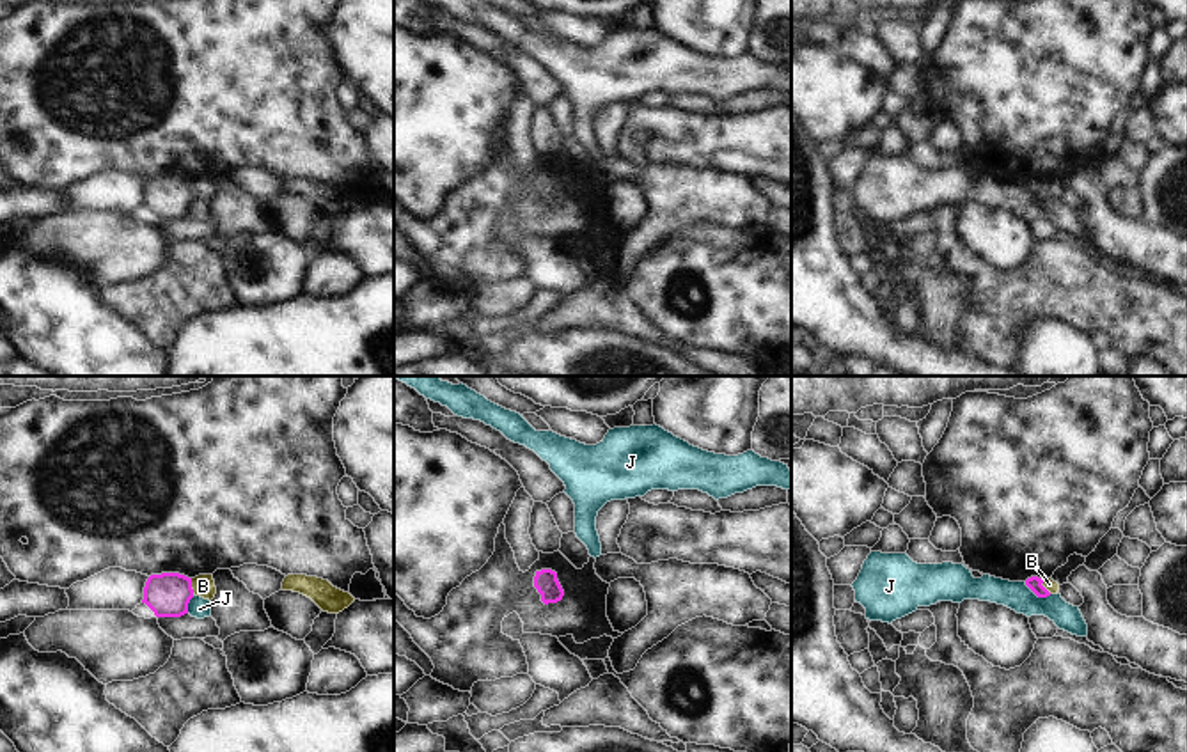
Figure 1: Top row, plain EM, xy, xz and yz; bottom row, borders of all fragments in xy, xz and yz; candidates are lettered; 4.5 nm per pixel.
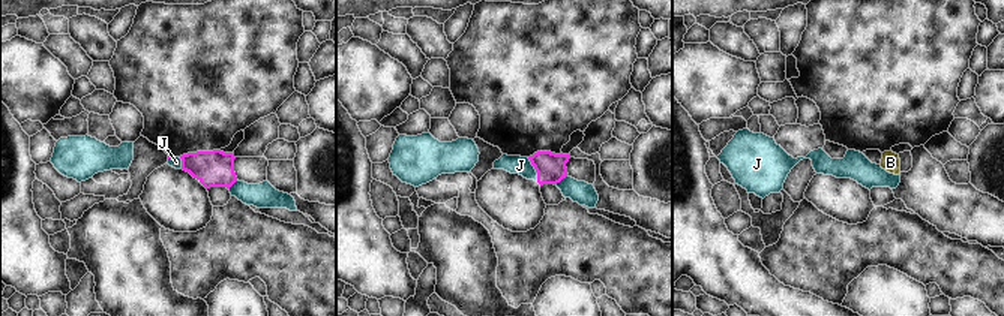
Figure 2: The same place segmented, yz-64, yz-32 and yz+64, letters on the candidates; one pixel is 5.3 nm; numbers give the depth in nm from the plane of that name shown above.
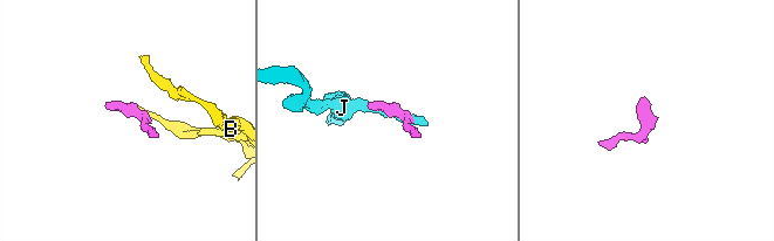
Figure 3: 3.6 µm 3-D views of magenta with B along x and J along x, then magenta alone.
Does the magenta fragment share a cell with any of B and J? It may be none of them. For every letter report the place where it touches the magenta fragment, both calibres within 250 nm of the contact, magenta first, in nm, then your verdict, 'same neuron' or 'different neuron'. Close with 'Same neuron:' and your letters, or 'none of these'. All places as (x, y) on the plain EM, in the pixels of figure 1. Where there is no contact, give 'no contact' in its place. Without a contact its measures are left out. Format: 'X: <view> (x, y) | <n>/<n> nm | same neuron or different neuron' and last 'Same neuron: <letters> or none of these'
B: xy (190, 188) | 200/100 nm | same neuron
J: yz (1038, 199) | 60/130 nm | different neuron
Same neuron: B

